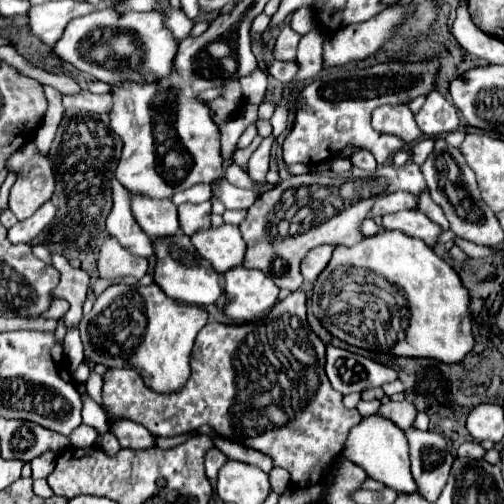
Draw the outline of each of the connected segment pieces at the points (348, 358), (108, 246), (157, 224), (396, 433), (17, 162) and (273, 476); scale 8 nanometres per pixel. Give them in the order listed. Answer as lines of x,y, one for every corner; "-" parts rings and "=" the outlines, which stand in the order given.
328,346
326,350
326,374
334,390
342,394
364,392
368,388
394,382
398,378
392,368
334,346
=
112,236
100,246
98,256
98,274
100,278
116,278
116,276
134,276
142,278
148,270
148,260
130,254
118,240
=
132,196
132,212
140,228
152,240
174,236
180,230
176,206
170,200
152,200
144,196
=
380,414
364,416
358,426
354,426
346,438
342,456
346,456
350,462
364,468
364,472
382,482
384,486
400,492
400,494
418,494
418,486
410,474
410,458
408,458
408,442
404,432
394,426
388,418
382,418
=
28,142
10,160
8,168
18,172
18,180
10,190
10,210
18,220
30,218
54,192
54,174
48,156
42,156
34,142
=
272,468
268,472
268,478
270,478
270,486
276,494
284,494
290,486
290,474
284,468

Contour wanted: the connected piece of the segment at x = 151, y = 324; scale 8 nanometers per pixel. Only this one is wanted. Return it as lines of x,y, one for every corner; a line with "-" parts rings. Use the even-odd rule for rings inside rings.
114,284
114,286
108,286
96,298
92,312
82,318
80,334
82,334
84,354
90,356
90,360
94,364
106,364
110,368
132,366
142,374
144,382
152,390
156,390
156,392
176,392
184,386
184,382
190,376
190,350
194,346
196,334
204,328
206,320
208,320
208,314
202,306
176,302
170,296
166,296
156,284
150,284
150,286

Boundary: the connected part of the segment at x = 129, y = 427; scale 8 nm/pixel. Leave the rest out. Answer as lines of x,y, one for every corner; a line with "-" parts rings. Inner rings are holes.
117,419
116,424
110,428
110,432
118,438
122,448
134,448
134,450
146,450
156,446
156,436
152,436
142,424
130,422
126,419

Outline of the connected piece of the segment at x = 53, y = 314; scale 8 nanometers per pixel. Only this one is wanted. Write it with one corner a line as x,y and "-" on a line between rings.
54,300
52,306
48,306
46,314
34,316
34,318
62,318
66,310
68,310
68,302
66,302
66,300

